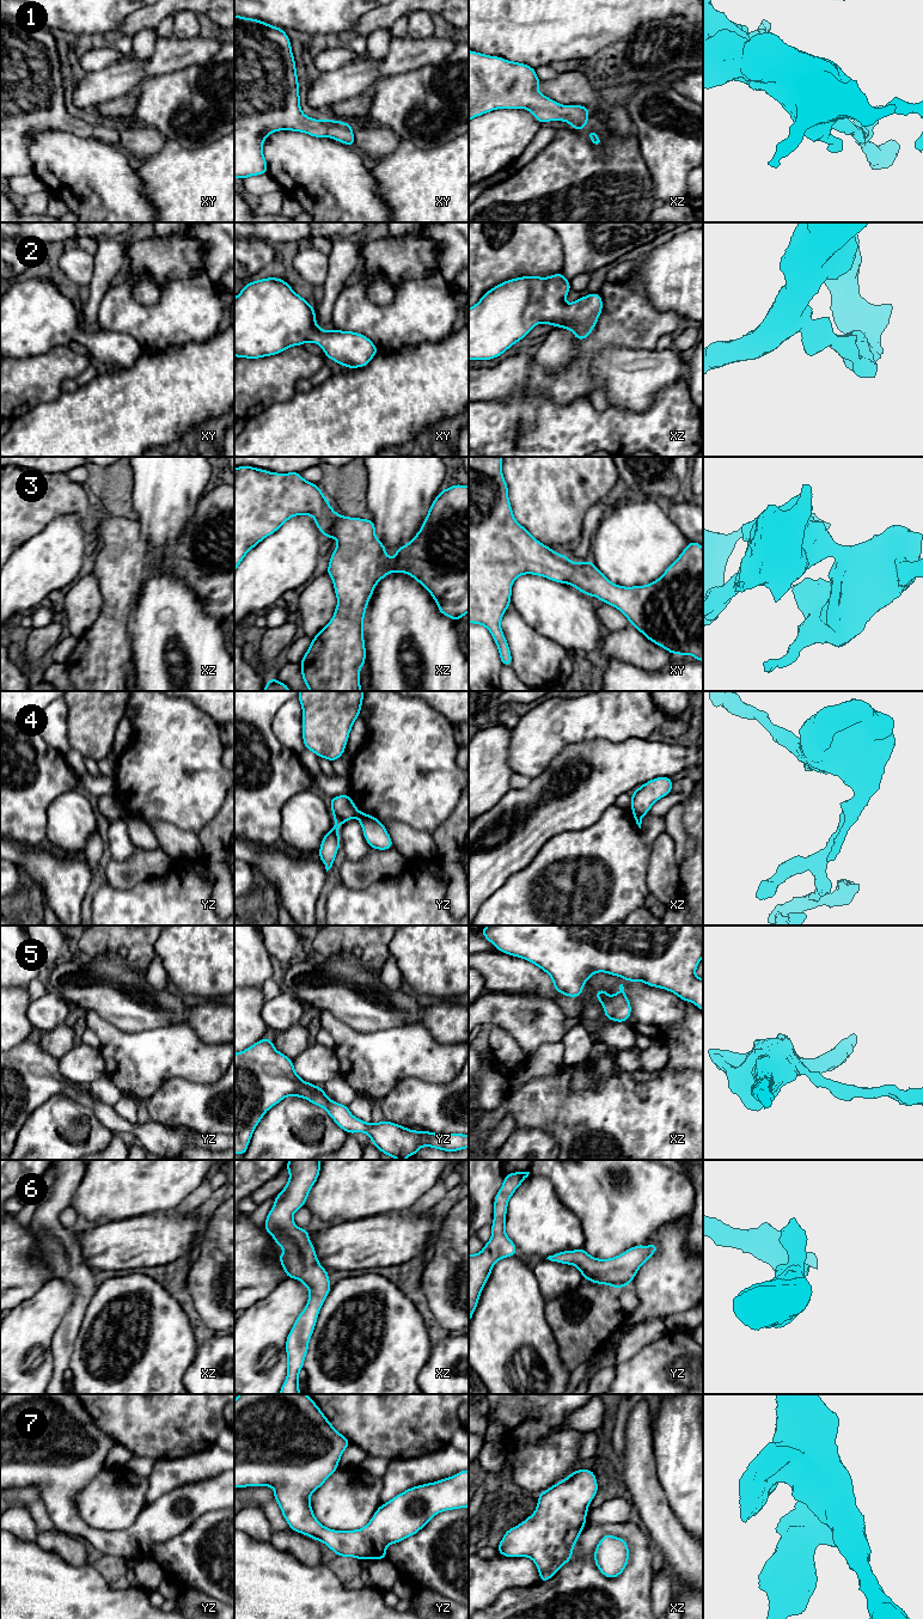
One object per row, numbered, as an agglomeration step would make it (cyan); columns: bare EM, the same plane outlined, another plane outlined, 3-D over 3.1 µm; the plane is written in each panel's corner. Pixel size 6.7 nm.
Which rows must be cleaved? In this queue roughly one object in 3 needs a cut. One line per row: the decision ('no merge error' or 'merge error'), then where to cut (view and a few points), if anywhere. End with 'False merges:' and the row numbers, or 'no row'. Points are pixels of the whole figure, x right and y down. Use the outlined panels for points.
1: no merge error; no cut
2: no merge error; no cut
3: no merge error; no cut
4: merge error; cut in yz along (359, 812), (355, 816)
5: no merge error; no cut
6: no merge error; no cut
7: no merge error; no cut
False merges: 4

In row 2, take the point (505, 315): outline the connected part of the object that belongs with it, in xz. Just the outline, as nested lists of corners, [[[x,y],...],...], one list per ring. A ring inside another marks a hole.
[[[556,273],[548,277],[521,276],[511,279],[484,293],[479,301],[469,308],[469,360],[487,361],[502,355],[540,323],[567,329],[575,334],[577,341],[587,338],[603,311],[603,298],[599,293],[589,293],[587,297],[567,304],[566,297],[570,289],[570,282],[562,273]]]

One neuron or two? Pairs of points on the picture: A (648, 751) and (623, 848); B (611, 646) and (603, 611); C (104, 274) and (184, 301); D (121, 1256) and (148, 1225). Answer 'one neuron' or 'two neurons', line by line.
A: two neurons
B: two neurons
C: two neurons
D: one neuron

